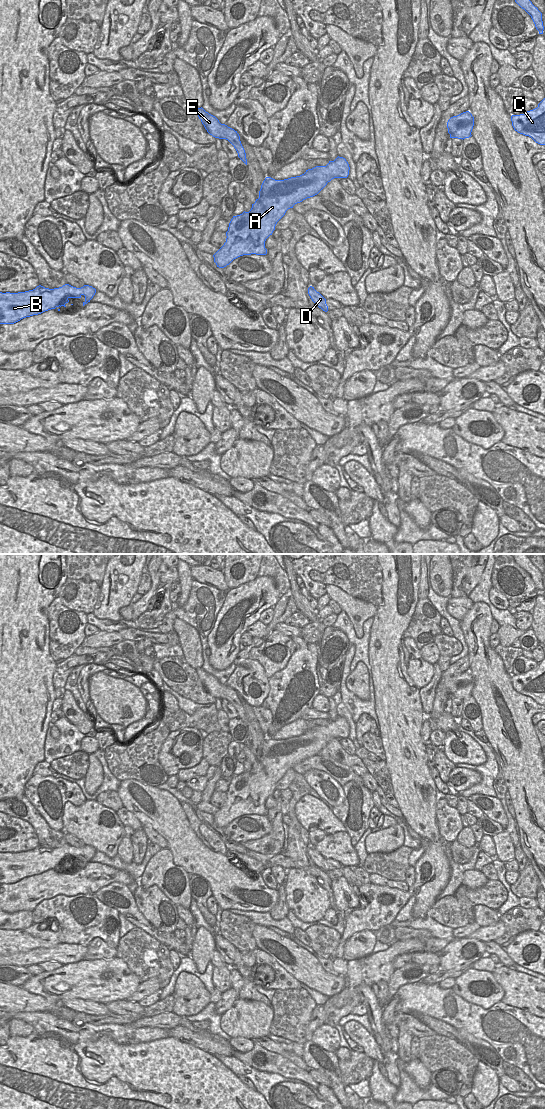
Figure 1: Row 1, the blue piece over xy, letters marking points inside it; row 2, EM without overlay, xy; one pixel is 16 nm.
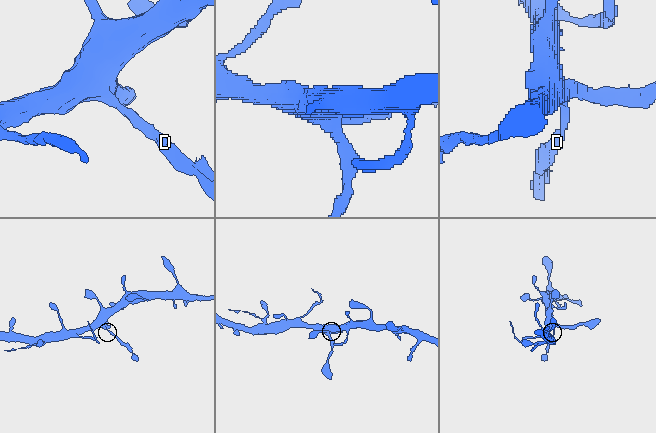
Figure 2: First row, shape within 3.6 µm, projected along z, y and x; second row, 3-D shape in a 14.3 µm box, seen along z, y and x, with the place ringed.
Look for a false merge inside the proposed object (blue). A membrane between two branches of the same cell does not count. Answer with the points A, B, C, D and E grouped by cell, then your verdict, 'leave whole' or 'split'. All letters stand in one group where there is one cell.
A B C D E; leave whole

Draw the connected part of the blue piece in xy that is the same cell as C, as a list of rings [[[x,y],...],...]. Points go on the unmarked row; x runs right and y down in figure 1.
[[[545,658],[538,667],[524,674],[511,676],[515,691],[531,697],[536,703],[545,705]]]

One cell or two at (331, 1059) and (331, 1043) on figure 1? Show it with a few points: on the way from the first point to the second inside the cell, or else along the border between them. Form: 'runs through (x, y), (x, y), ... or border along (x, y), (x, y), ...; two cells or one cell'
border along (311, 1040), (334, 1053); two cells

